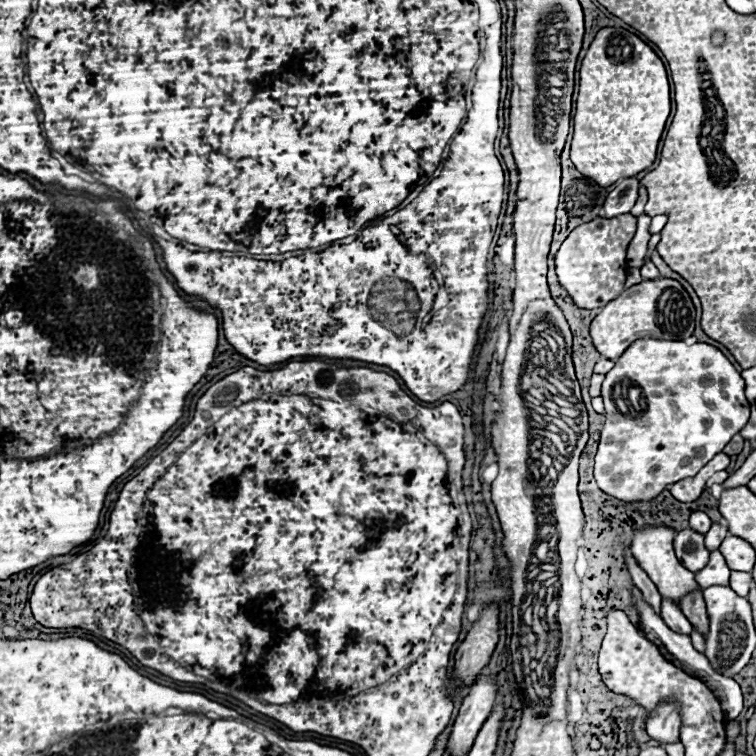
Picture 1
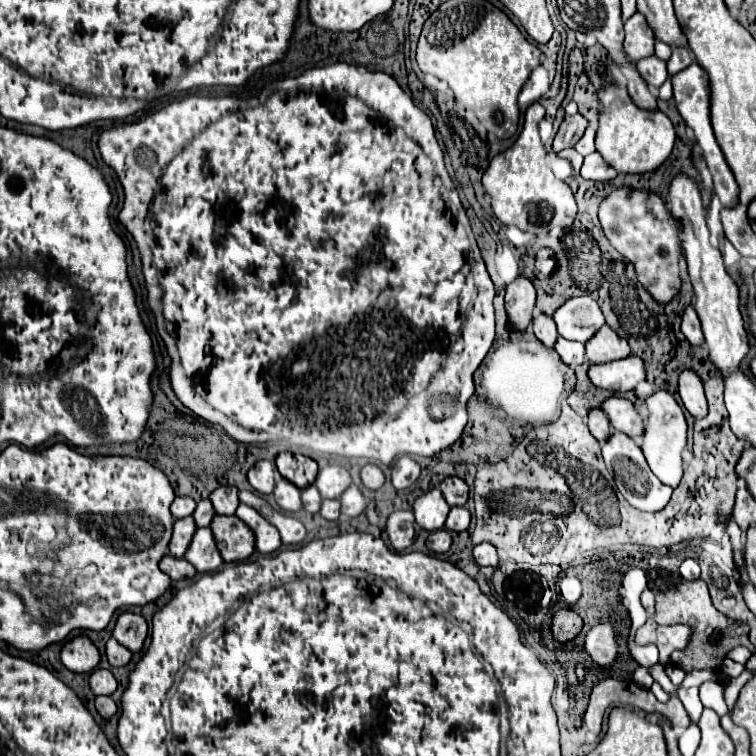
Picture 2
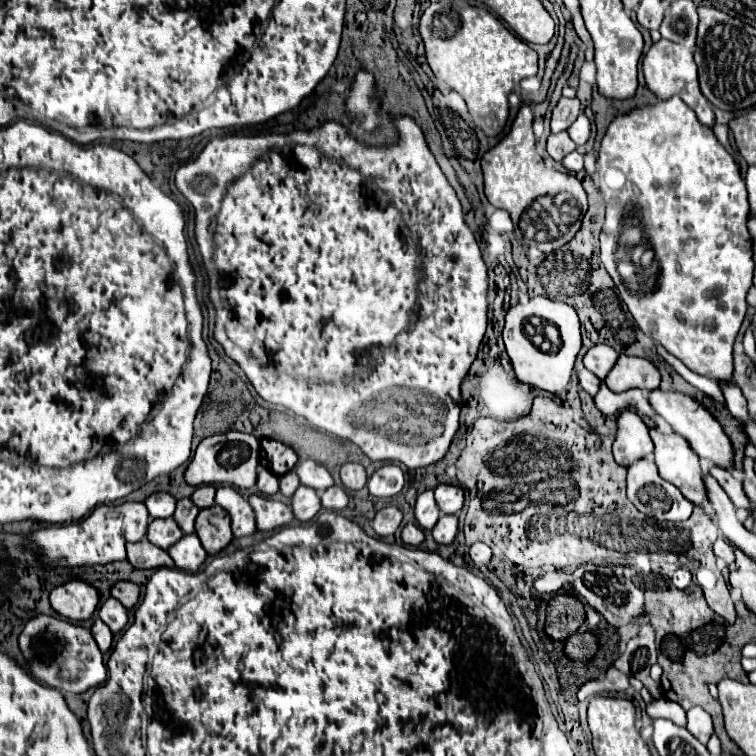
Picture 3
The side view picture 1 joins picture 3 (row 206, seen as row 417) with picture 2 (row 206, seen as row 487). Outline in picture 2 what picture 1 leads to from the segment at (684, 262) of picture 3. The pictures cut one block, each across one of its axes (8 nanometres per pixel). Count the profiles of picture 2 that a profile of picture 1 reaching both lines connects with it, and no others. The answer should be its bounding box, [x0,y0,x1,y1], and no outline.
[598,186,682,304]

